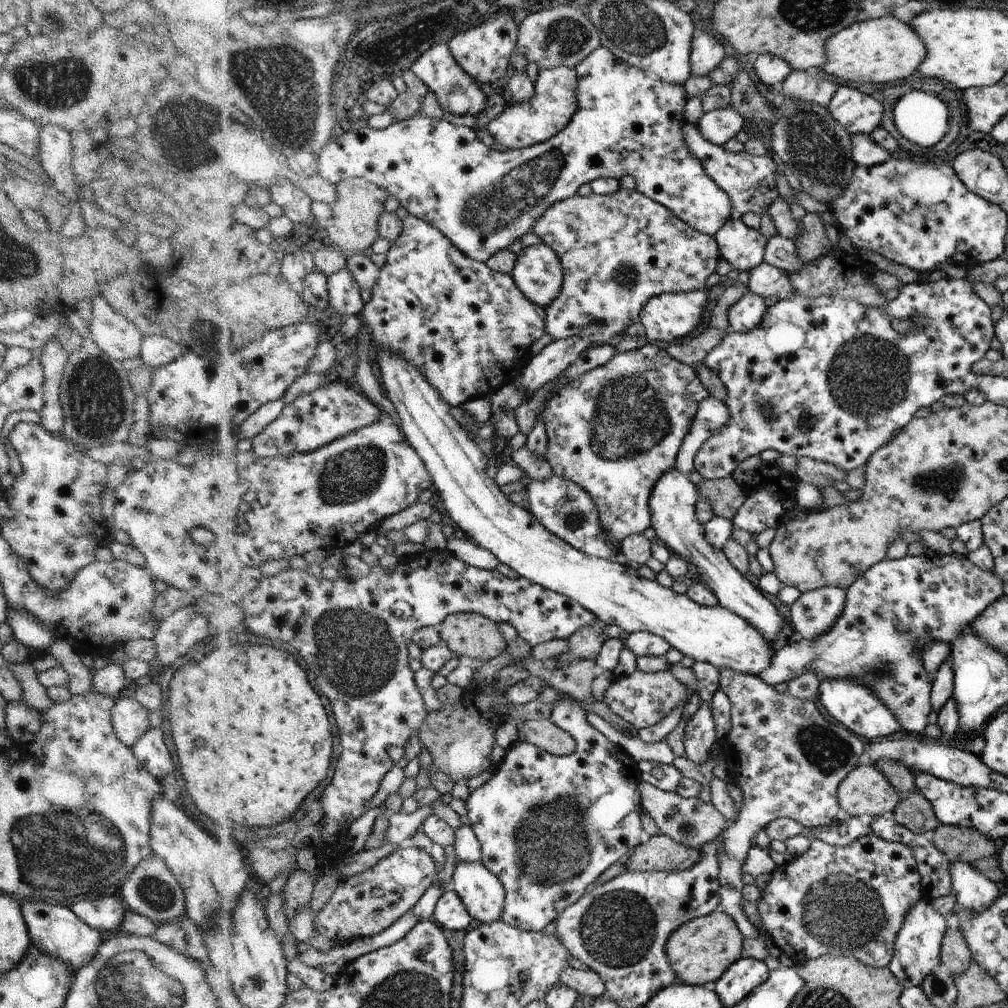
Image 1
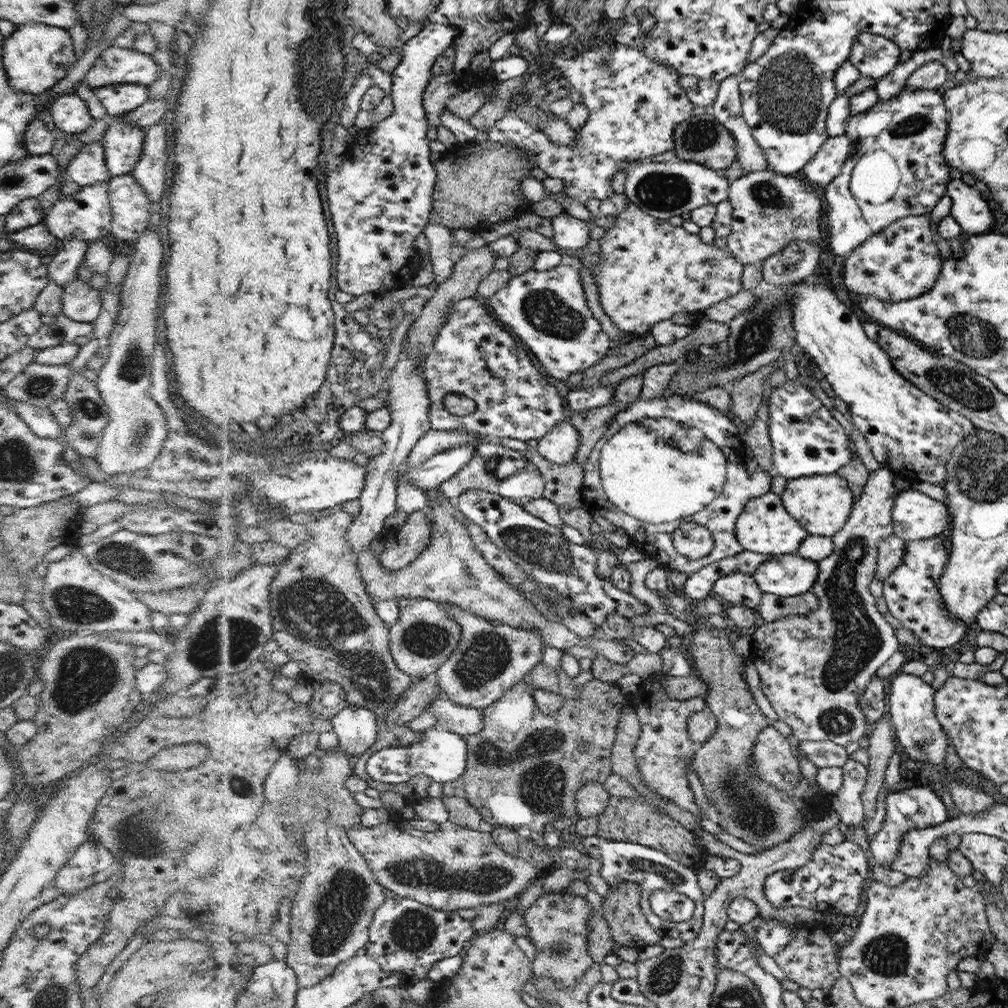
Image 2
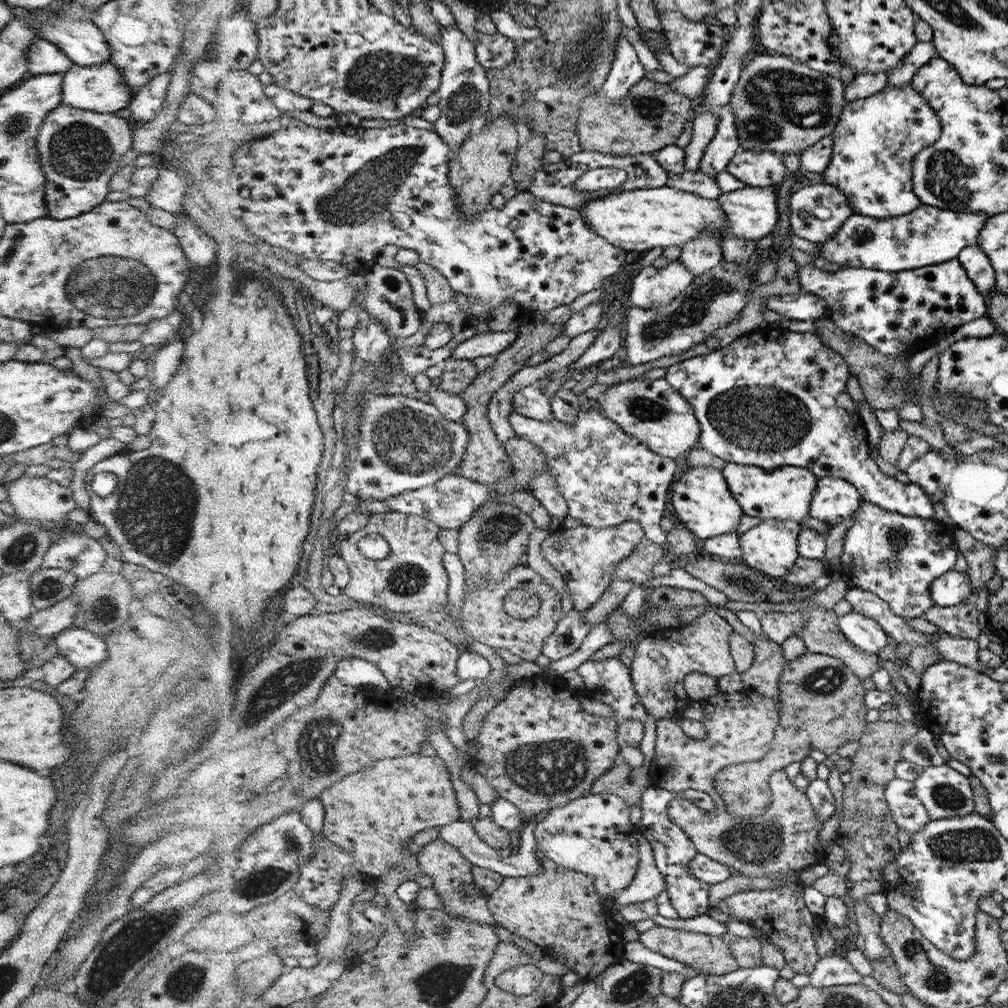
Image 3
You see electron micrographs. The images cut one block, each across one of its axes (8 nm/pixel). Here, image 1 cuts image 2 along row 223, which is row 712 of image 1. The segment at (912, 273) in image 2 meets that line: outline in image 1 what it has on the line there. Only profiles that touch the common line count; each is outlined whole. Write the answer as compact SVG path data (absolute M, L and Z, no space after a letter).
M927 552L921 556L906 556L905 558L897 560L882 560L880 563L877 563L875 567L872 567L865 575L860 576L859 579L857 579L855 583L846 590L847 600L844 608L845 612L842 612L842 617L839 619L839 622L834 624L834 627L827 634L824 634L813 642L809 642L801 638L795 638L794 640L789 641L782 650L773 652L771 664L757 676L772 687L775 687L776 684L782 684L783 682L790 683L793 679L800 677L807 671L815 671L820 680L824 677L851 676L857 683L860 683L861 685L868 685L879 696L879 699L883 700L883 703L901 722L901 725L904 728L904 733L914 734L915 736L922 735L928 725L927 717L933 711L931 708L932 679L931 676L923 670L923 661L920 661L917 650L928 641L943 641L944 643L948 643L952 646L951 642L961 634L962 628L965 628L966 625L972 624L972 622L975 619L980 618L993 603L996 603L998 600L1003 598L1005 595L1003 589L1004 584L1002 578L998 577L994 571L984 570L984 568L976 566L976 564L972 564L972 562L970 562L966 557L961 558L960 556Z

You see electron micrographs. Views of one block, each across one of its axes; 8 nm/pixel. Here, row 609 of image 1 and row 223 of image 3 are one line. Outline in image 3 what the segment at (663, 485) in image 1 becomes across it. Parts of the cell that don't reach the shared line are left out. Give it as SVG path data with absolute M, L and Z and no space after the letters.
M772 186L722 193L717 200L726 213L731 236L758 242L770 234L778 222L777 191L777 186Z

